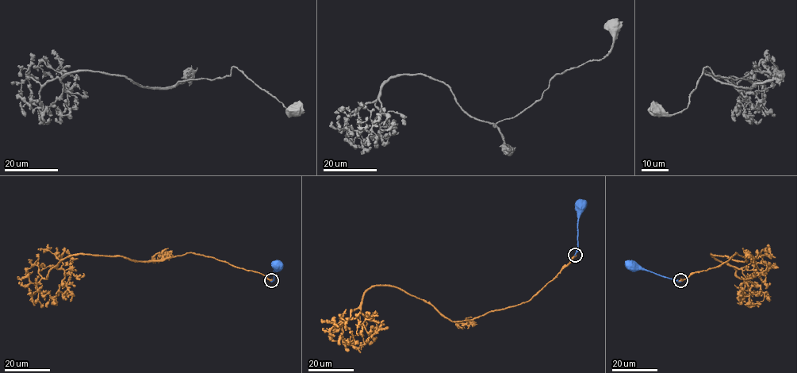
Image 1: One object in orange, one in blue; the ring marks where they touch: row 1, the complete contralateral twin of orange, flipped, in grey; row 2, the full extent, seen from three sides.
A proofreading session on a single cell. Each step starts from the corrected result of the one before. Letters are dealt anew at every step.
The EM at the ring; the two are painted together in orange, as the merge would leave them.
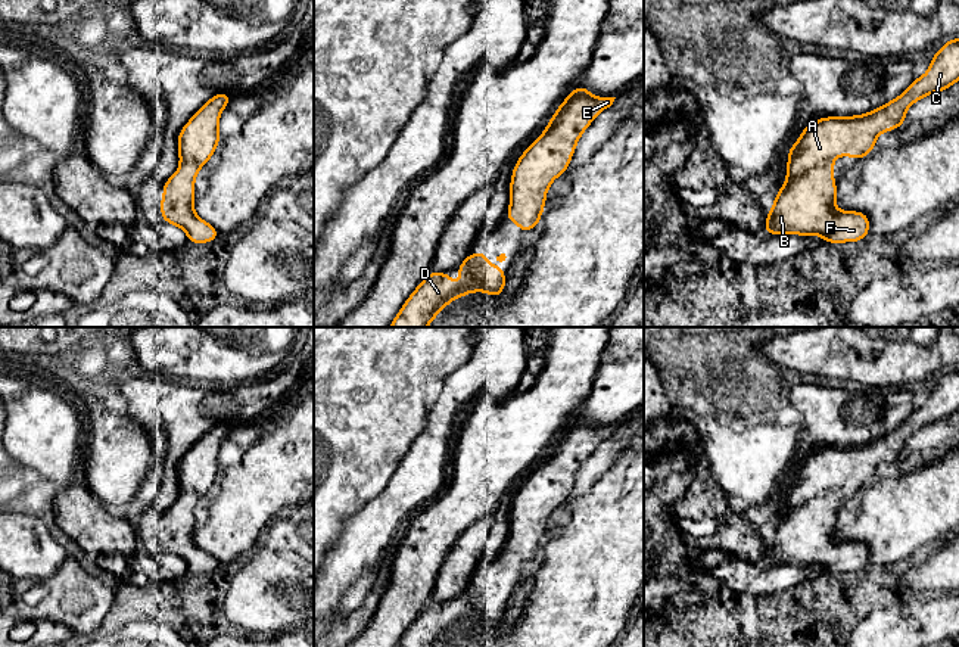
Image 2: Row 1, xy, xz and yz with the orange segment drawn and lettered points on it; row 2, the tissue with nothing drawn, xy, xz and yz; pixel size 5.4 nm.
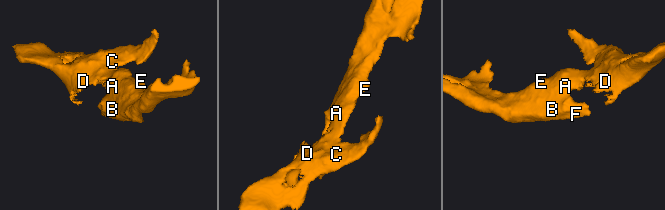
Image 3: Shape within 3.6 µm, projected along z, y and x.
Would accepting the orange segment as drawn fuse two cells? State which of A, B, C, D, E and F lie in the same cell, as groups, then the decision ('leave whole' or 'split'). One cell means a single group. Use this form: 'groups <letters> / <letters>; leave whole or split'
groups A B C D E F; leave whole

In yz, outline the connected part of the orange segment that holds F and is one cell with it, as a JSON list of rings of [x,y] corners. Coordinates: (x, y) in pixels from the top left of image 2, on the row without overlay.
[[[959,368],[932,385],[928,401],[894,430],[856,447],[826,447],[812,451],[787,480],[787,511],[767,541],[767,564],[821,566],[826,573],[860,572],[869,564],[865,542],[835,538],[834,488],[862,491],[877,467],[903,455],[910,435],[947,420],[959,411]]]

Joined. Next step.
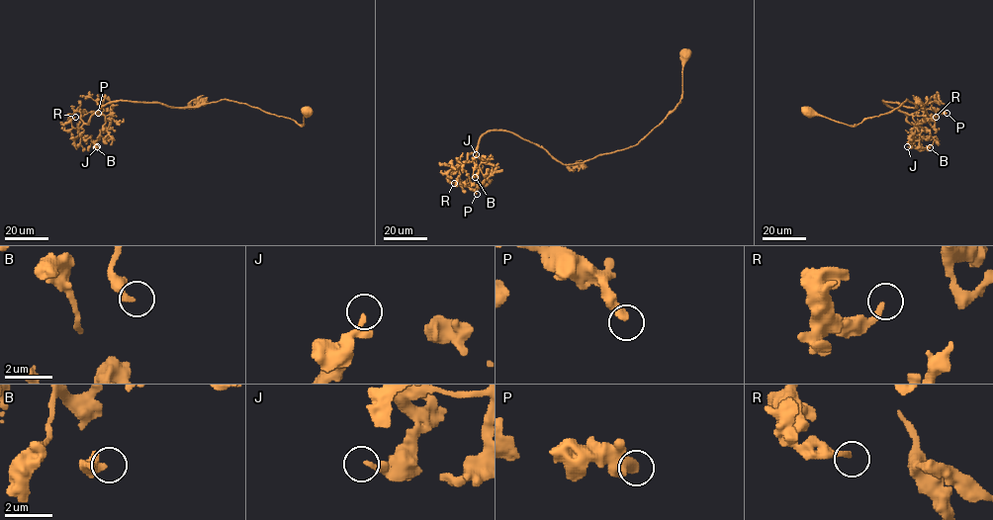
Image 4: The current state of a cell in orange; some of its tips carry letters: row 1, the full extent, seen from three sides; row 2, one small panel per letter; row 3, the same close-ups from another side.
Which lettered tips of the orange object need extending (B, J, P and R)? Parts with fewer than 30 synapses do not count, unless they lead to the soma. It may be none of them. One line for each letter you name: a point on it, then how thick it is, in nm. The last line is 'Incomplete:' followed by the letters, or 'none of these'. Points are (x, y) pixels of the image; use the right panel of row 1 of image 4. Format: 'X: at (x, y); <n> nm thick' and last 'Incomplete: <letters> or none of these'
Incomplete: none of these

